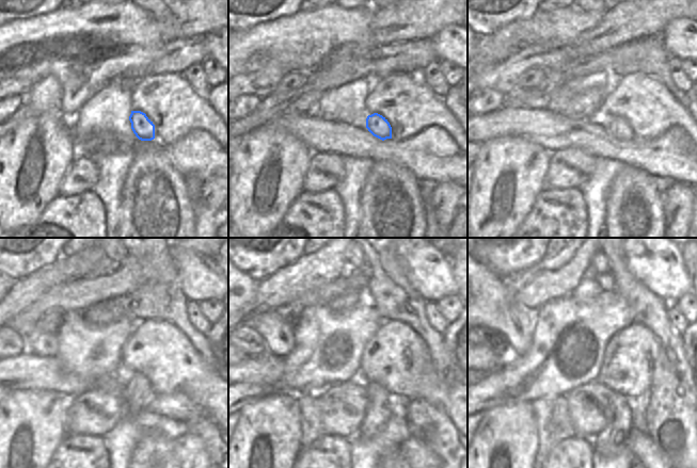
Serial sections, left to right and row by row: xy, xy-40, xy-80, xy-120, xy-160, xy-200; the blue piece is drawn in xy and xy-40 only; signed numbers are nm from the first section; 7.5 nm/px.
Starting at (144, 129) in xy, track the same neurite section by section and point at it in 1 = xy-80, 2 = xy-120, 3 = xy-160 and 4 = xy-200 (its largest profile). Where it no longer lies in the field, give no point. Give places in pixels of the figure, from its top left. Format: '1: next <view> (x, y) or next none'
1: next xy-80 (617, 126)
2: next xy-120 (139, 394)
3: next xy-160 (380, 401)
4: next xy-200 (608, 441)

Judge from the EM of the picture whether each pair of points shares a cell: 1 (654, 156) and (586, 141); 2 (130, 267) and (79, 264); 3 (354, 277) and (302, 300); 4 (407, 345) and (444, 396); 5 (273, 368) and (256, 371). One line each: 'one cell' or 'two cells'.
1: one cell
2: two cells
3: one cell
4: one cell
5: one cell

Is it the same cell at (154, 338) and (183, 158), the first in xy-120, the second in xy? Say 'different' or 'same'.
different

